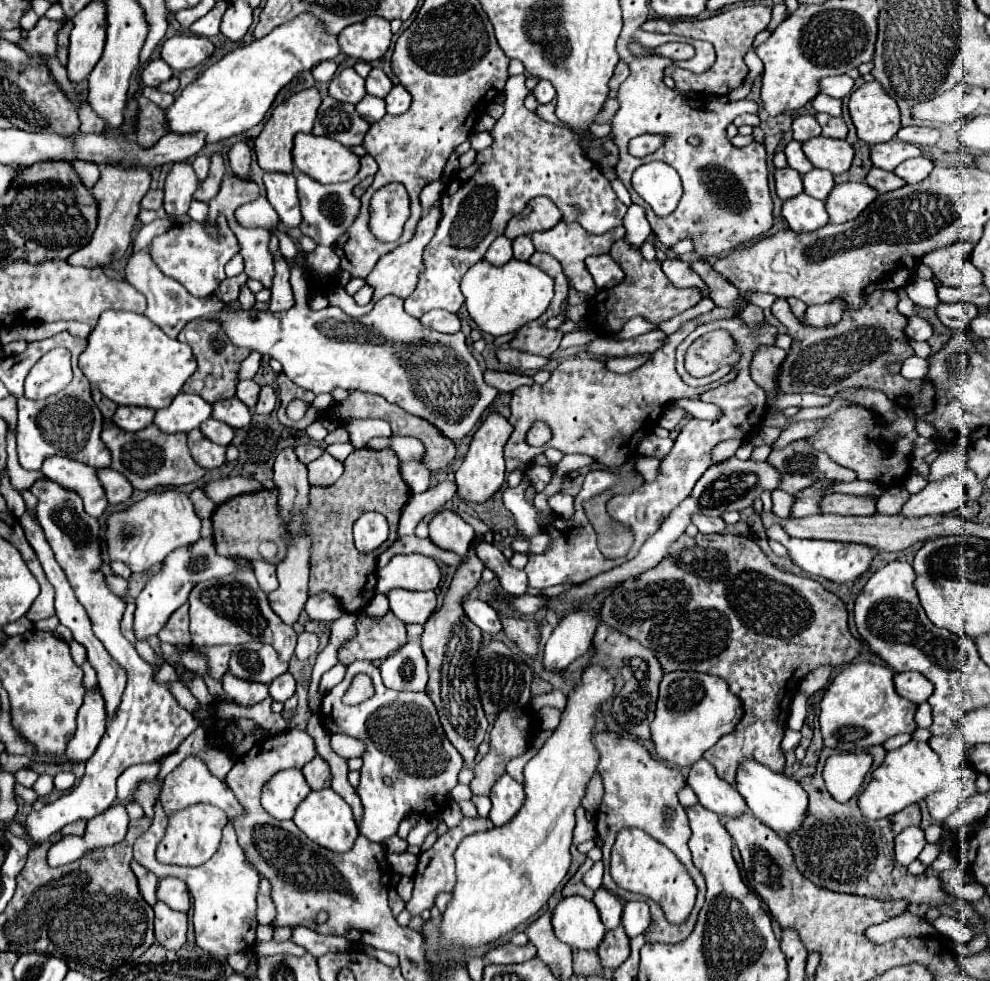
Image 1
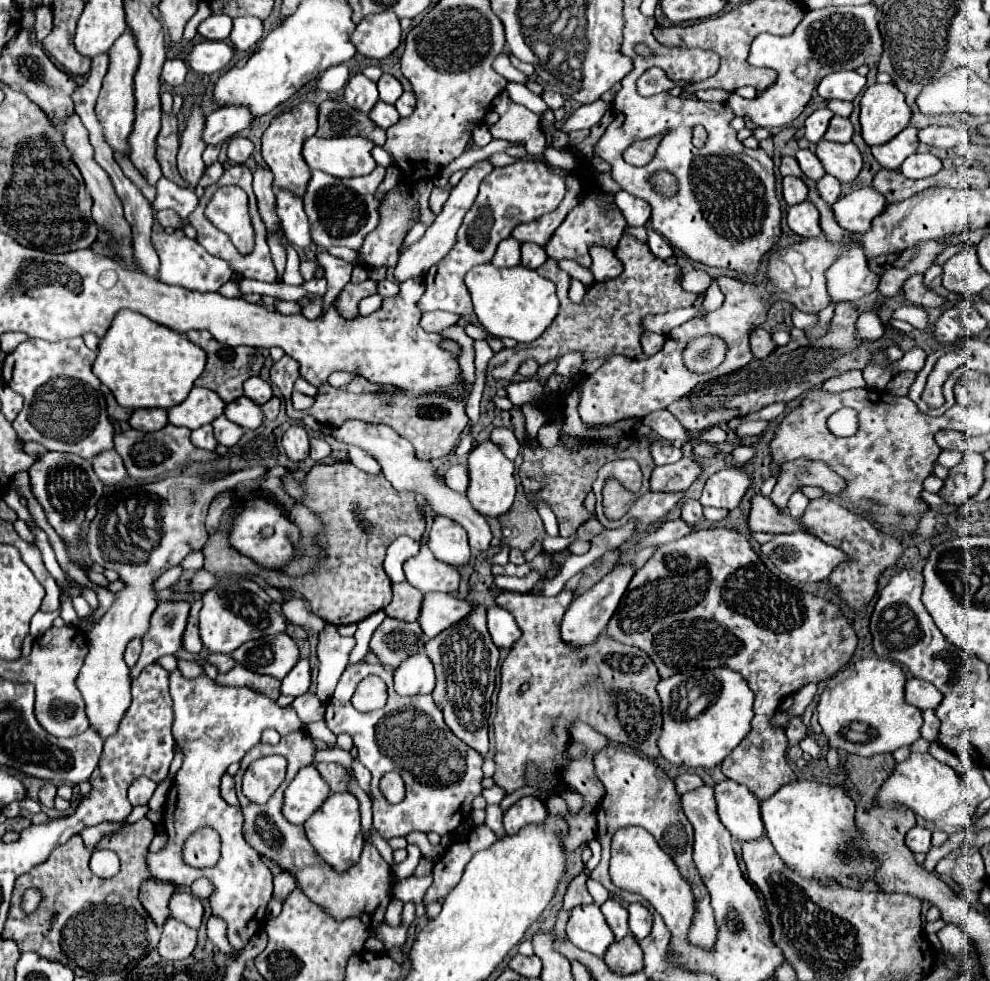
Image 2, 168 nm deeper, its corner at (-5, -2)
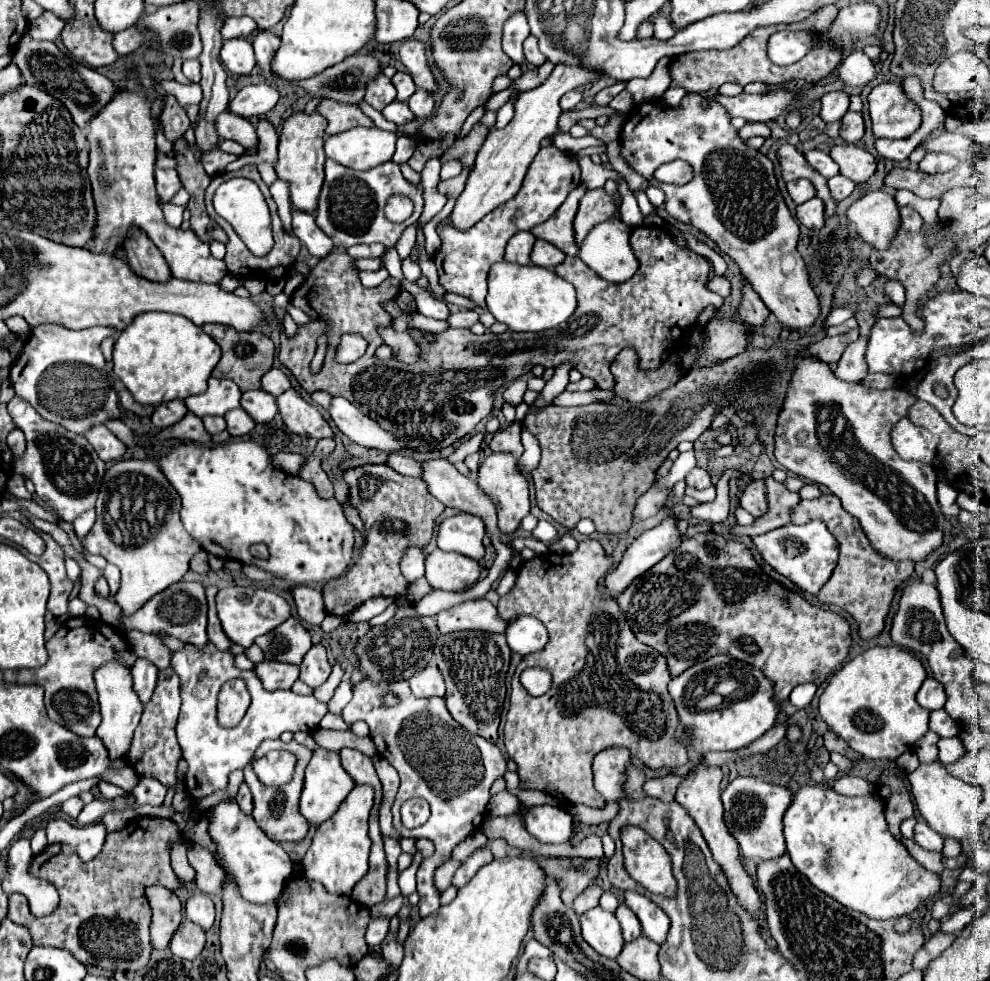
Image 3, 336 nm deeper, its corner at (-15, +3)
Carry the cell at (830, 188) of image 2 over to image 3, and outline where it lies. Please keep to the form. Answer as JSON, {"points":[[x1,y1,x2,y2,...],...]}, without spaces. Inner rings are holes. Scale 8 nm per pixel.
{"points":[[838,174,838,176,834,176,834,178,830,178,828,180,828,188,830,188,830,194,832,194,832,198,834,200,844,200,846,196,850,196,852,194,852,190,854,190,854,182,852,180,848,180,848,178,844,178,842,174]]}

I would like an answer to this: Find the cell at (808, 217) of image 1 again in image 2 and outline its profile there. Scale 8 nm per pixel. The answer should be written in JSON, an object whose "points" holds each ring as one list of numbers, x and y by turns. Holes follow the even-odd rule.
{"points":[[802,201,788,209,788,227,800,237,818,237,822,233,818,223,818,209,810,201]]}

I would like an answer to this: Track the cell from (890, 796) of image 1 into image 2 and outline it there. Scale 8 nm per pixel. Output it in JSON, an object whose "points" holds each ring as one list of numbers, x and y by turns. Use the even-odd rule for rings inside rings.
{"points":[[910,753,906,761,896,765,894,773,878,791,878,801,884,807,892,807,894,803,900,803,904,807,910,807,914,815,920,815,926,821,940,819,948,809,954,807,958,797,960,797,960,783,956,771,936,761,930,753]]}

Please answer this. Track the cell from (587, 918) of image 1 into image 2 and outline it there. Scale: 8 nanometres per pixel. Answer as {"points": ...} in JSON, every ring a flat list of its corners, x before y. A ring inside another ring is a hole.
{"points":[[580,905,578,909,572,909,566,925,566,935,578,949,596,957,604,957,606,949,614,941,614,935,610,933,606,919,596,905]]}

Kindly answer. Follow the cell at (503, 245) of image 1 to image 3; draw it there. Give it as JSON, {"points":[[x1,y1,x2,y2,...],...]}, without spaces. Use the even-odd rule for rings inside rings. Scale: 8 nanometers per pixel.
{"points":[[516,232,508,240,504,260,516,262,516,264,530,264,530,252,532,252,534,242,536,242,536,238,532,232]]}

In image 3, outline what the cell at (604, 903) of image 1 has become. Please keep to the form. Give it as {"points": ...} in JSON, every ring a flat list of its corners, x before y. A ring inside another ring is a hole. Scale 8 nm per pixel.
{"points":[[620,904,616,908,616,918,618,918,620,926,622,926,622,932,624,932,624,940,626,942,632,942,632,940,636,940,642,934,640,920,636,918,636,914,632,914,632,910,626,904]]}

